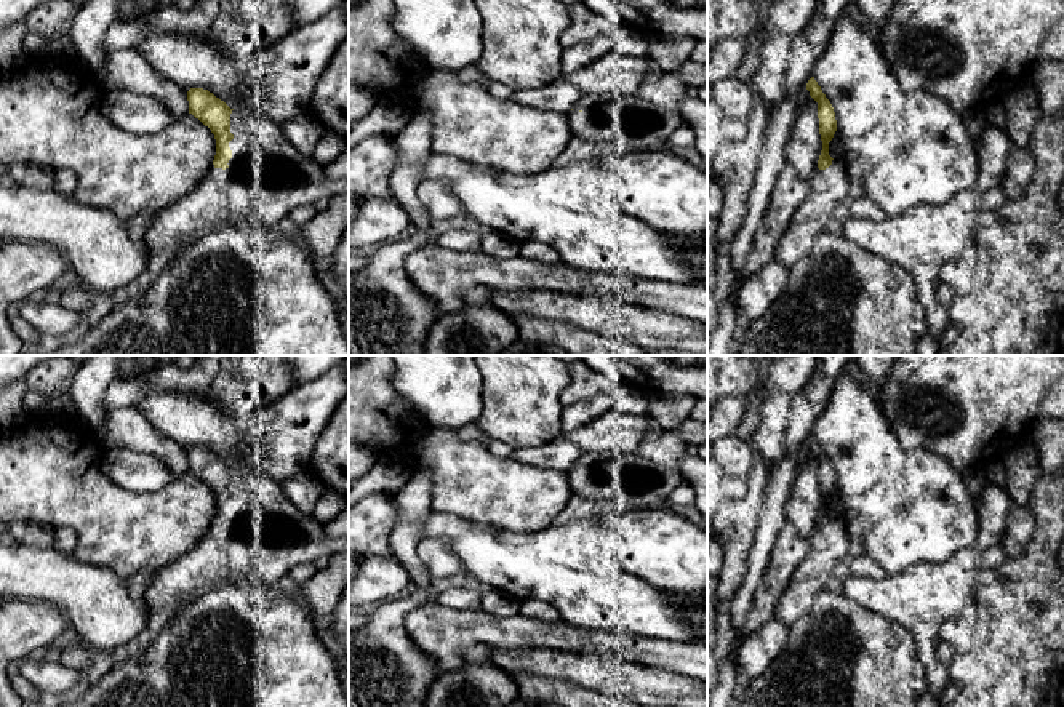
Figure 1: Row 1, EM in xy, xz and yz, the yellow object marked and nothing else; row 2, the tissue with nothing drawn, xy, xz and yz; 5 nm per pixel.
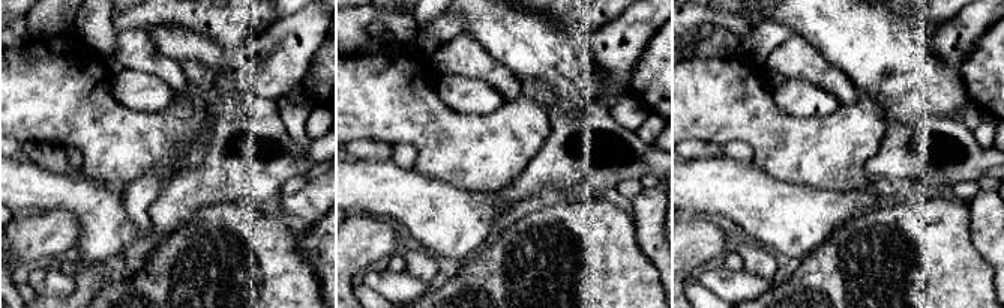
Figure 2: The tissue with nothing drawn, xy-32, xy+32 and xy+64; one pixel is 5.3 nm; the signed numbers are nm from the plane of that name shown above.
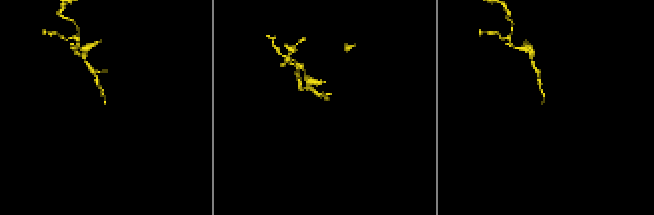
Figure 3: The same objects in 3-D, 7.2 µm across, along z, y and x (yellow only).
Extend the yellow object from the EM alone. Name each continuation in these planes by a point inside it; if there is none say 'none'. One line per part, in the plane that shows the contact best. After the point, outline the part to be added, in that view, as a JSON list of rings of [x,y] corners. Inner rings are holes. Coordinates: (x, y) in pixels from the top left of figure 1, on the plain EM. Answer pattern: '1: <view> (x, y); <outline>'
1: xy (268, 536); [[[232,469],[230,491],[234,497],[229,501],[232,509],[229,525],[222,528],[211,521],[205,536],[190,552],[157,573],[146,597],[152,611],[174,614],[186,605],[189,595],[222,581],[230,584],[254,581],[277,587],[280,579],[301,563],[315,563],[320,558],[330,560],[349,552],[349,536],[328,537],[323,526],[315,518],[302,515],[286,497],[282,483],[266,472]]]

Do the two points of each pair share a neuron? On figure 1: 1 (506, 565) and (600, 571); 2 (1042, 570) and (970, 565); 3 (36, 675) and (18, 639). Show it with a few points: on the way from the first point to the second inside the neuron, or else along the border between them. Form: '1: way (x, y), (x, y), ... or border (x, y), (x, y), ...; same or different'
1: way (530, 565), (576, 567); same
2: border (983, 568), (973, 600); different
3: border (29, 655), (23, 659); different

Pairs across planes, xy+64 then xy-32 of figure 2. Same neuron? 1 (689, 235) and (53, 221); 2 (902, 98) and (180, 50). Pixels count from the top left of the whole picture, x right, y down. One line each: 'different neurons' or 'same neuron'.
1: same neuron
2: same neuron

